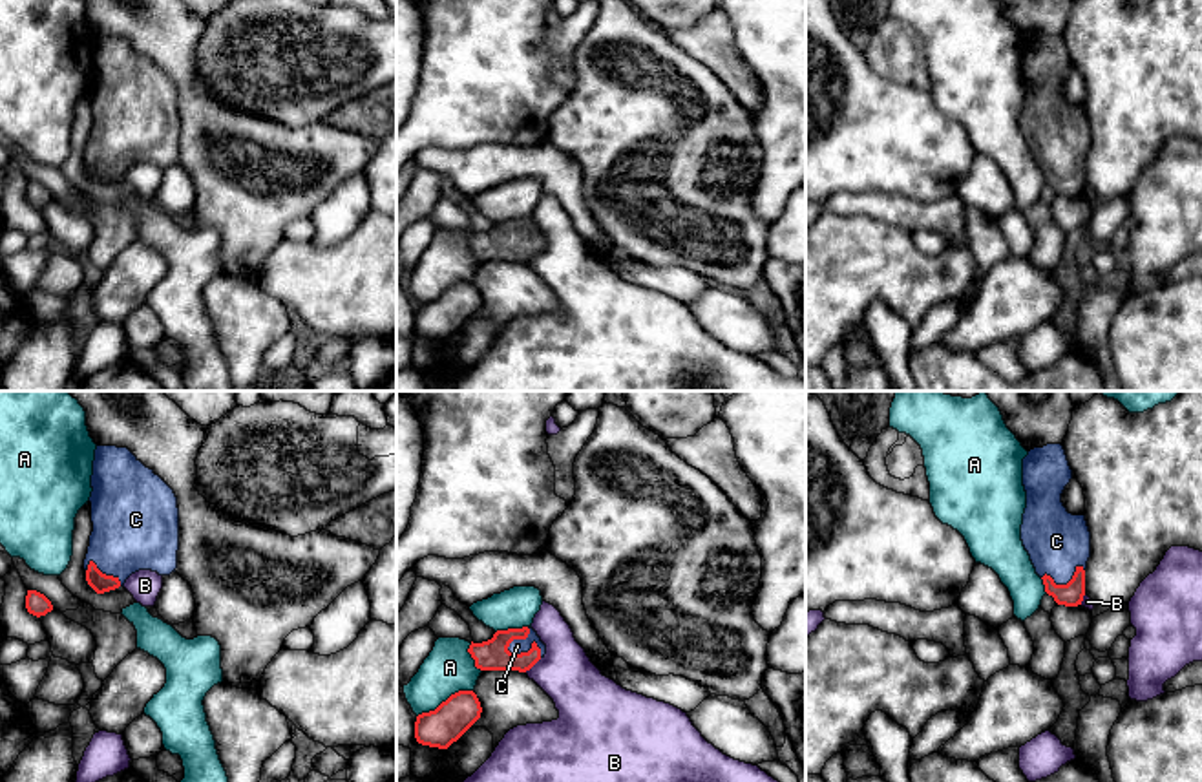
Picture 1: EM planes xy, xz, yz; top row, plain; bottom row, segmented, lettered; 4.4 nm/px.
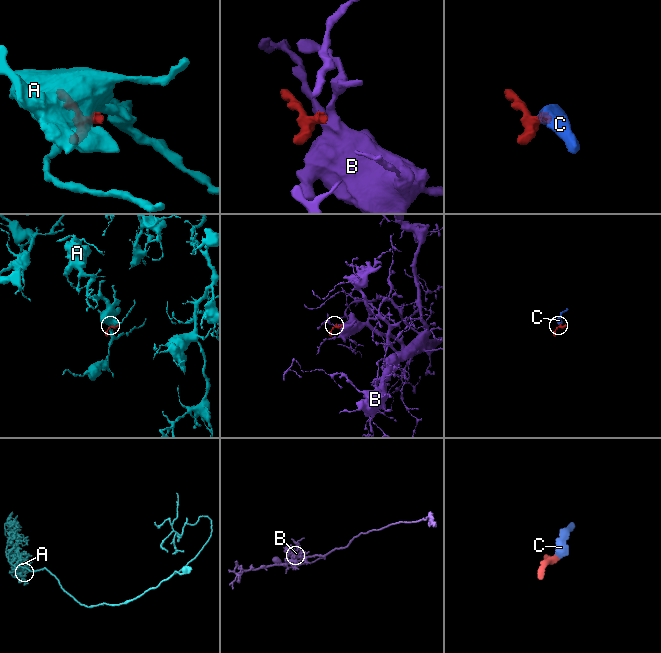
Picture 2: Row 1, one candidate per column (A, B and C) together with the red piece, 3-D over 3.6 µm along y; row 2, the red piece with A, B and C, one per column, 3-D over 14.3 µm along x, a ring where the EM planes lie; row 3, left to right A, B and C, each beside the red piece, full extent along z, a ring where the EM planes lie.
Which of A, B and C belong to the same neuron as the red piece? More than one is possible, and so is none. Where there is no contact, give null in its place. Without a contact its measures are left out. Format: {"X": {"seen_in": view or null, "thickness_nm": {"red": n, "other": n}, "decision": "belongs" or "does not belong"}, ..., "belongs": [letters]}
{"A": {"seen_in": "xz", "thickness_nm": {"red": 170, "other": 220}, "decision": "does not belong"}, "B": {"seen_in": "xz", "thickness_nm": {"red": 140, "other": 240}, "decision": "does not belong"}, "C": {"seen_in": "xz", "thickness_nm": {"red": 140, "other": 60}, "decision": "belongs"}, "belongs": ["C"]}

